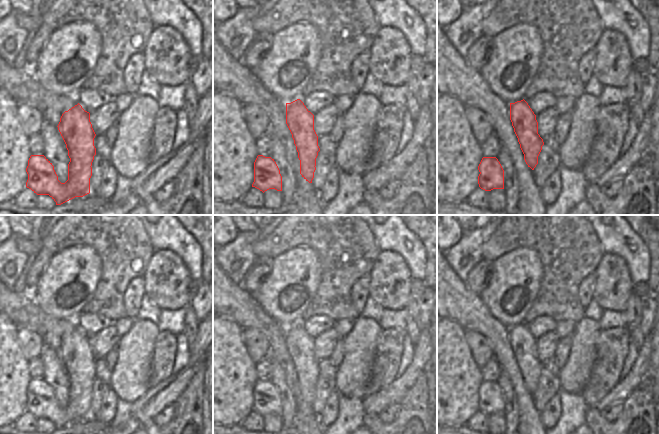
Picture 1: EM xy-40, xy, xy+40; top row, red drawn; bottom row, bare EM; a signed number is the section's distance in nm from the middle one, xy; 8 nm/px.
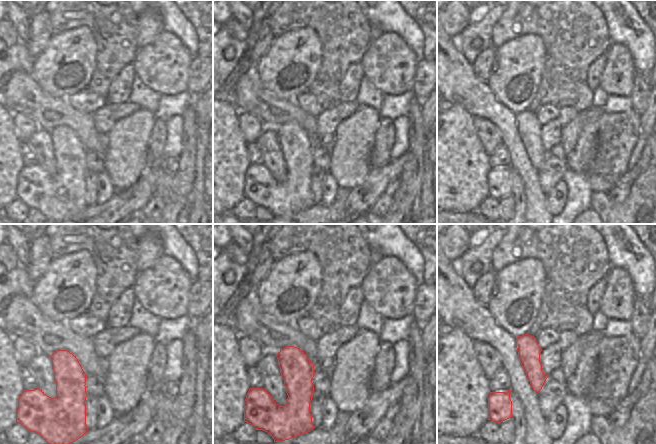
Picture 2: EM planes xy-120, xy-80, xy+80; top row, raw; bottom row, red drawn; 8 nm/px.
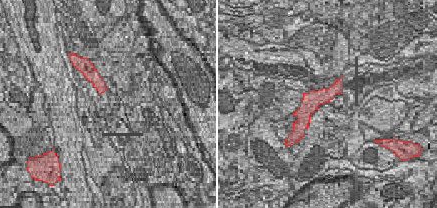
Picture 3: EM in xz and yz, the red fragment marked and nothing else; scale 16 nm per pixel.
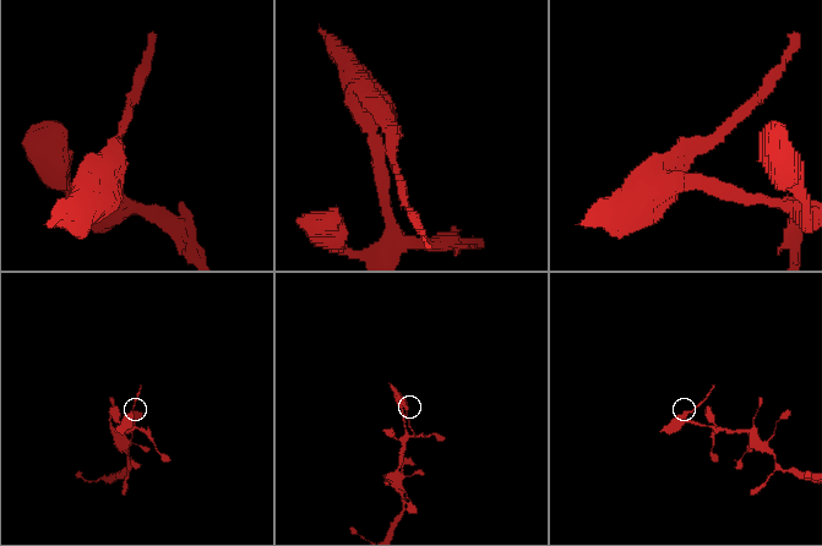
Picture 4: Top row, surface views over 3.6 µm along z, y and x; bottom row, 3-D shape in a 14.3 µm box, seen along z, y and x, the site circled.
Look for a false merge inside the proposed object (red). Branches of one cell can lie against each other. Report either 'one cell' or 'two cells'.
two cells

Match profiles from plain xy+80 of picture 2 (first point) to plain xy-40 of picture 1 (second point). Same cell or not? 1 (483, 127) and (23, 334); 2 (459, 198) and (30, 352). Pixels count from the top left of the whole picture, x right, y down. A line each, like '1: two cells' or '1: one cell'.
1: one cell
2: two cells

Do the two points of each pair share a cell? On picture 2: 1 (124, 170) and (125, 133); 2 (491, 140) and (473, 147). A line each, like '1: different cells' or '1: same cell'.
1: same cell
2: different cells

